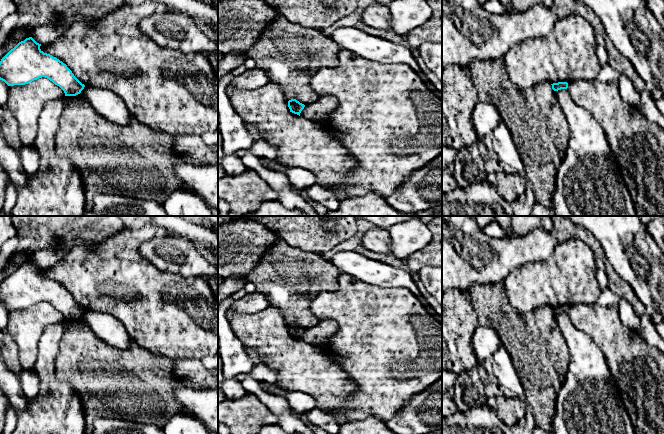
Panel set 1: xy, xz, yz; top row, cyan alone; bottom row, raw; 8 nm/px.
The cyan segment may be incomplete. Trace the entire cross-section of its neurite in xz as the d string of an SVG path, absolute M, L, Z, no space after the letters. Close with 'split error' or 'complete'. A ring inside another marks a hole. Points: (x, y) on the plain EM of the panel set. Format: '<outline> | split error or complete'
M291 323L288 325L288 331L290 333L290 336L300 340L300 337L304 333L305 329L300 327L296 323Z | complete

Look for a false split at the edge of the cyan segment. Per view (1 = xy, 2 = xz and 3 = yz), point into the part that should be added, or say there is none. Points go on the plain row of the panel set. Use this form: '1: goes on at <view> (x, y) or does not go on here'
1: does not go on here
2: does not go on here
3: does not go on here

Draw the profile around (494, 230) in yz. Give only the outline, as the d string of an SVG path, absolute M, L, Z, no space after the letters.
M494 220L482 229L482 231L491 238L503 238L505 237L504 229Z

